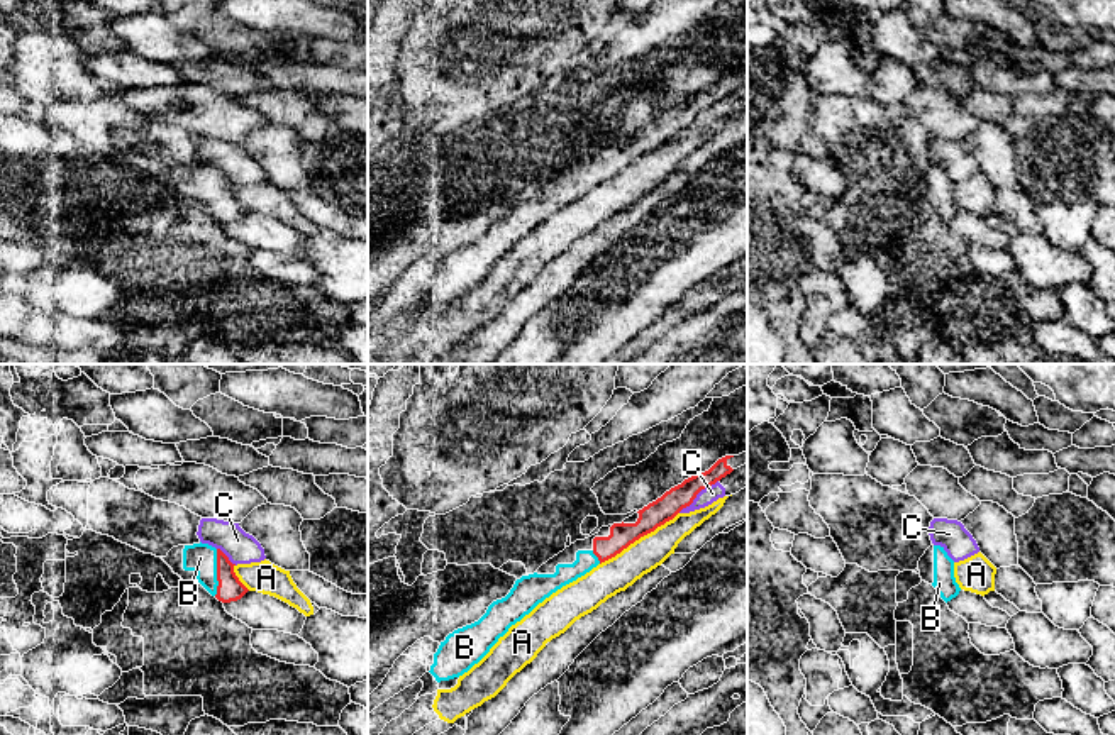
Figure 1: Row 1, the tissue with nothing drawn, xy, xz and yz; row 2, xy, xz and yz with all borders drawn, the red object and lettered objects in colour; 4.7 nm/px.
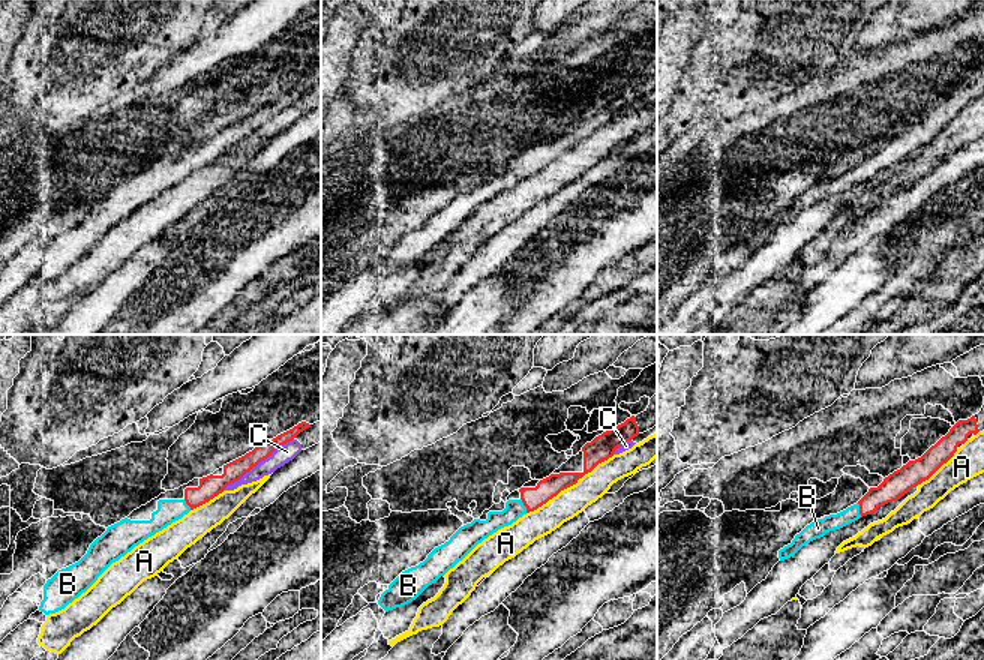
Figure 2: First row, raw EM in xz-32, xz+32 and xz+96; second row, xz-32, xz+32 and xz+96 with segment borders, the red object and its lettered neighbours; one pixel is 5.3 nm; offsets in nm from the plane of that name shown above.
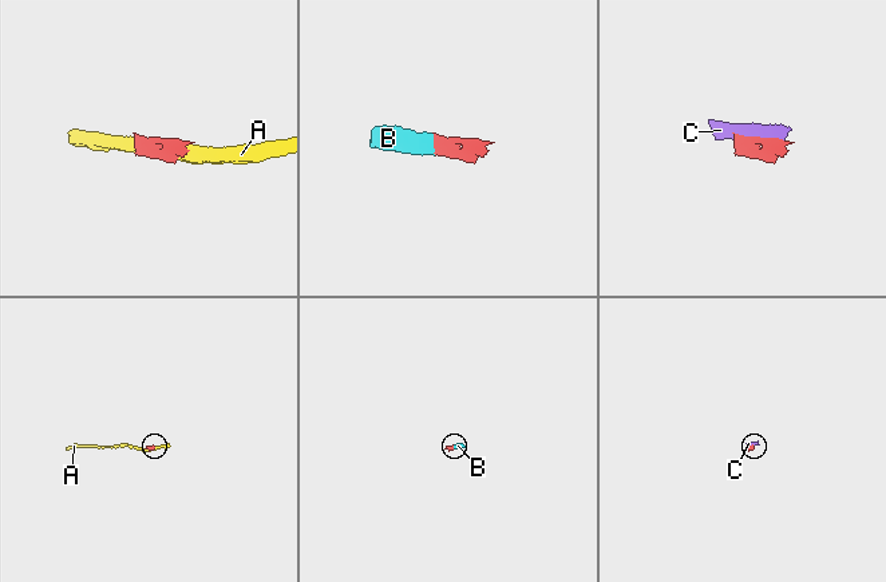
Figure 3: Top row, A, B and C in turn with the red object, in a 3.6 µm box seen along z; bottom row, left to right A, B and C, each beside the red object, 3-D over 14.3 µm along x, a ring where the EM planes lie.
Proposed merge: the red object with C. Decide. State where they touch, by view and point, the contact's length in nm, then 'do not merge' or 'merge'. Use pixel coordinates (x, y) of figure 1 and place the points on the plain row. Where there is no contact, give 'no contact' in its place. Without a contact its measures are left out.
contact xz (697, 114); length 240 nm; do not merge

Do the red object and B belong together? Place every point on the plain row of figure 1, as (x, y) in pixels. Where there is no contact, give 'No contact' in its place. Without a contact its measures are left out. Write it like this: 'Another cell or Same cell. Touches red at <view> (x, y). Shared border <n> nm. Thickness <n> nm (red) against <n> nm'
Same cell. Touches red at xy (217, 193). Shared border 220 nm. Thickness 120 nm (red) against 140 nm

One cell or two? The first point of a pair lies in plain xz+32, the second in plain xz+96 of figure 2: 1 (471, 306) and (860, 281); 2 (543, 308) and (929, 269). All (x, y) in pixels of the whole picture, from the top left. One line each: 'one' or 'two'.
1: one
2: two

